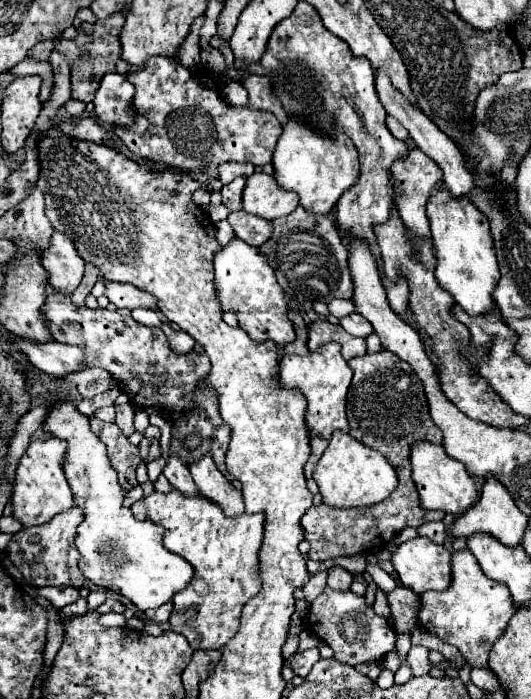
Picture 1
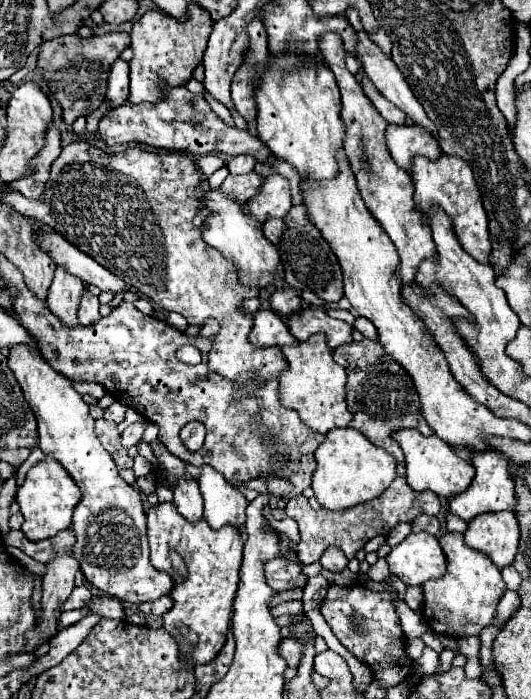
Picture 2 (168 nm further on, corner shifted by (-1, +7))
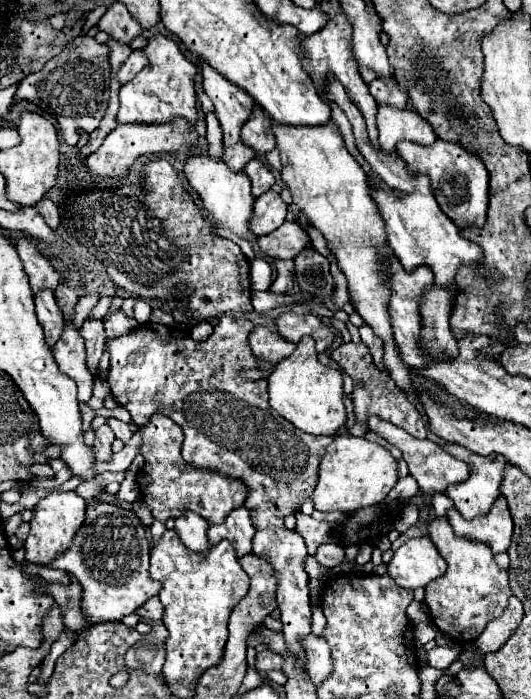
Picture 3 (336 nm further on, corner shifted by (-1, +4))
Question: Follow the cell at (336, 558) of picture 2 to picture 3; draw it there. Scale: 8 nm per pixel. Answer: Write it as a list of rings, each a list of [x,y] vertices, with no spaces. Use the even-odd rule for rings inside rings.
[[[324,543],[324,545],[318,547],[318,551],[316,551],[314,557],[324,567],[332,569],[332,567],[336,567],[336,565],[340,565],[344,561],[344,549],[340,545],[336,545],[336,543]]]

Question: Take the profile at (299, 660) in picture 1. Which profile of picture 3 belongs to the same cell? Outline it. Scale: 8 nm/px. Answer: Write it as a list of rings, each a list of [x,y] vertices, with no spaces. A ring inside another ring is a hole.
[[[270,649],[260,651],[256,655],[256,669],[262,671],[262,673],[268,673],[272,669],[282,669],[282,665],[284,665],[284,657],[274,653],[274,651],[270,651]]]

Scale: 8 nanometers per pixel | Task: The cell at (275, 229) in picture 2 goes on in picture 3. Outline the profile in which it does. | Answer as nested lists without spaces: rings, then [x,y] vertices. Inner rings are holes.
[[[282,223],[276,231],[258,237],[260,249],[274,259],[294,259],[306,245],[310,245],[308,235],[298,223]]]

